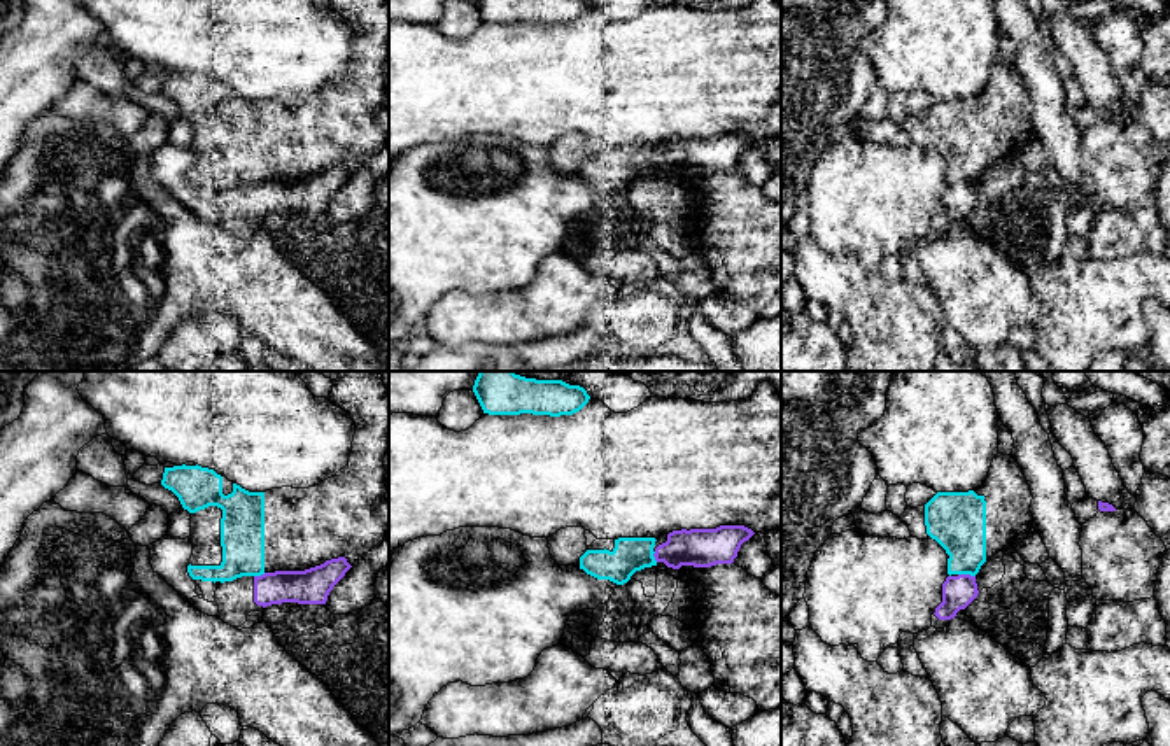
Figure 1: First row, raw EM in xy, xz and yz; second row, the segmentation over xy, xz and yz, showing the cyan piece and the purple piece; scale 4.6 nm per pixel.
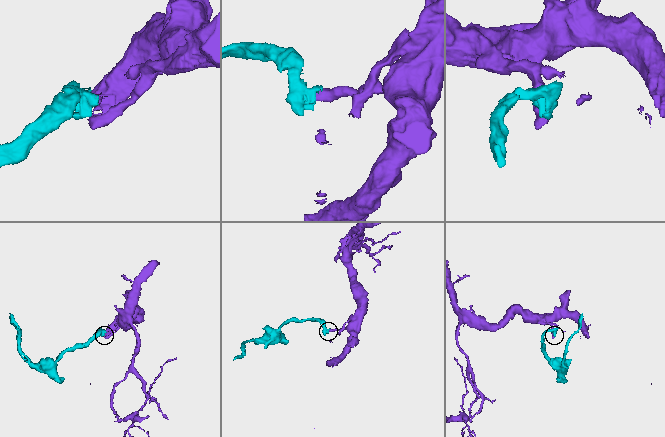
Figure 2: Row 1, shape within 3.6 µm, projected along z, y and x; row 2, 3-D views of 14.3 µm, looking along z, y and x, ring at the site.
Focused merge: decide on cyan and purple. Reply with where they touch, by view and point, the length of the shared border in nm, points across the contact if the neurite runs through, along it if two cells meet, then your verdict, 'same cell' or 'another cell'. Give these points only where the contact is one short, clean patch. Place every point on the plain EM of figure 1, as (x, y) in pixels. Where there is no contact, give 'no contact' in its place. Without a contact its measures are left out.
meets cyan in yz at (967, 181); contact 80 nm long; border along yz (958, 181), (974, 184); another cell

